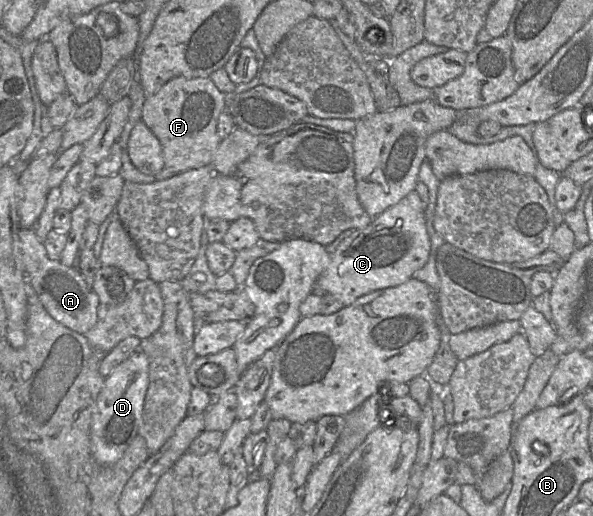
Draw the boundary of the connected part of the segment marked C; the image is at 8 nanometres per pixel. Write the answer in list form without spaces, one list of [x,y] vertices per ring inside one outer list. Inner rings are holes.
[[[415,190],[394,206],[377,215],[365,227],[353,231],[330,255],[327,268],[315,287],[340,300],[344,306],[376,290],[398,286],[421,269],[430,253],[425,206]]]

